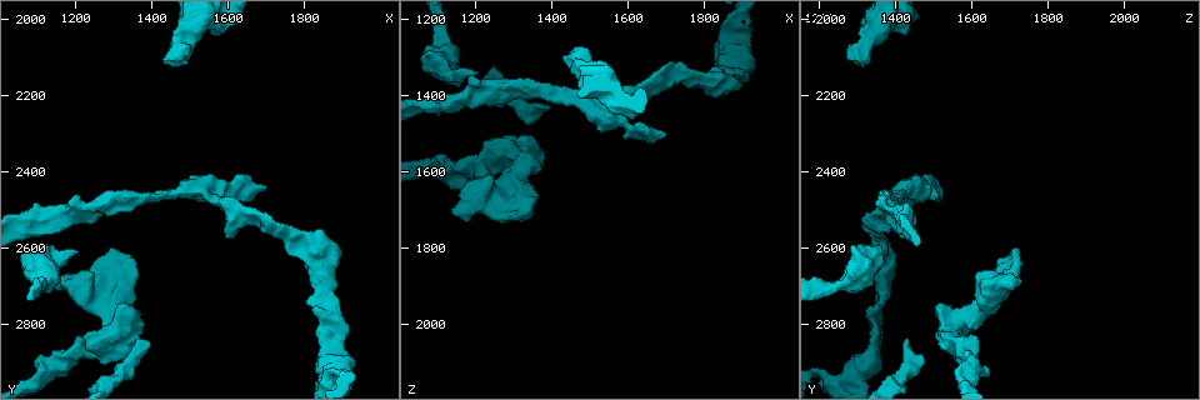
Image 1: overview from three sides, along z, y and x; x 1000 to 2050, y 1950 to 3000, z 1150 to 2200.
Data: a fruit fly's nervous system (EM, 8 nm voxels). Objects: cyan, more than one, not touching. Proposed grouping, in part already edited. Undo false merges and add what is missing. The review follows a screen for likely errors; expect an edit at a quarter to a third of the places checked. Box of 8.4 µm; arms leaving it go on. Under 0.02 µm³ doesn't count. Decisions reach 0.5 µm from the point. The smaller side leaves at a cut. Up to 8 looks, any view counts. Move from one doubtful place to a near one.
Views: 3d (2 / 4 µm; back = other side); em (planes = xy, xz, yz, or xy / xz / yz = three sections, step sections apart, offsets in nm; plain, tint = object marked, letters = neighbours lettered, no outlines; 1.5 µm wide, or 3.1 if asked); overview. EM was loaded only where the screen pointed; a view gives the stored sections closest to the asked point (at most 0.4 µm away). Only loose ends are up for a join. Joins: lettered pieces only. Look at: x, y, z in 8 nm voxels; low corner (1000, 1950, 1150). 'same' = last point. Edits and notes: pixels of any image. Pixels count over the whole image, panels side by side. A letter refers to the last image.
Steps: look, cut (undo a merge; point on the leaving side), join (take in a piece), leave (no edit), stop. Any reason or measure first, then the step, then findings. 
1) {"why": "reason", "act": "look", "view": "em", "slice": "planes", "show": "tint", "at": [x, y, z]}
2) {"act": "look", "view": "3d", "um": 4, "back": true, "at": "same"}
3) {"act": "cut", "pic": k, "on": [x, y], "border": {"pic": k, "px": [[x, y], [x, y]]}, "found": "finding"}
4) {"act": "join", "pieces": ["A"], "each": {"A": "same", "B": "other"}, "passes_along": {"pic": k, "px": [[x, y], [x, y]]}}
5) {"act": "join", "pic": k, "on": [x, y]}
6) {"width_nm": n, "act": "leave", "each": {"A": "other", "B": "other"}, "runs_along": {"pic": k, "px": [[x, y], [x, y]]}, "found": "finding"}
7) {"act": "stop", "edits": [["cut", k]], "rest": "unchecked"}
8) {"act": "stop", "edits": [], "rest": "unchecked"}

{"why": "stops while still wide", "act": "look", "view": "3d", "um": 4, "at": [1430, 2110, 1310]}

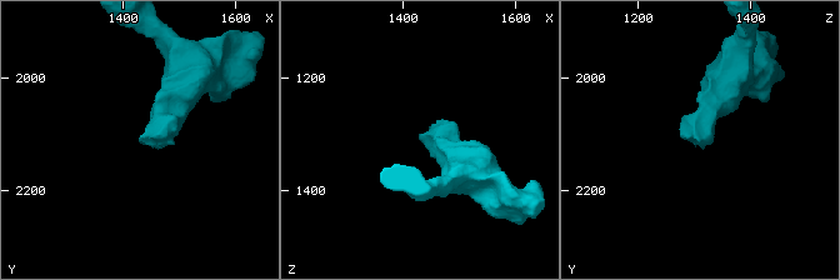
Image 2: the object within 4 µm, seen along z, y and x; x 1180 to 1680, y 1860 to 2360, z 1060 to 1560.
{"why": "shape alone is not enough", "act": "look", "view": "em", "slice": "xz", "step": 4, "show": "letters", "at": [1425, 2105, 1310]}

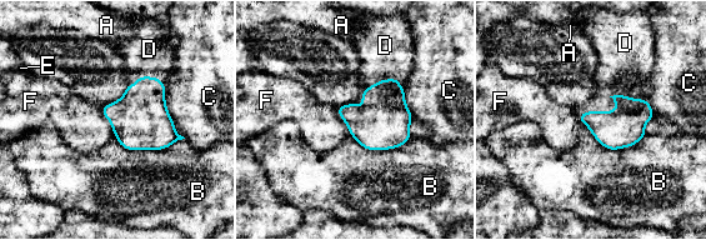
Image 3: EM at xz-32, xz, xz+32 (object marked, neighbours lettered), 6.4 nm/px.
{"longest_contact_nm": ["B", 440], "act": "join", "pieces": ["D"], "each": {"A": "other", "B": "other", "C": "other", "D": "same", "E": "other", "F": "other"}, "found": "the neuron continues"}

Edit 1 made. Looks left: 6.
{"why": "see it whole again", "act": "look", "view": "overview"}

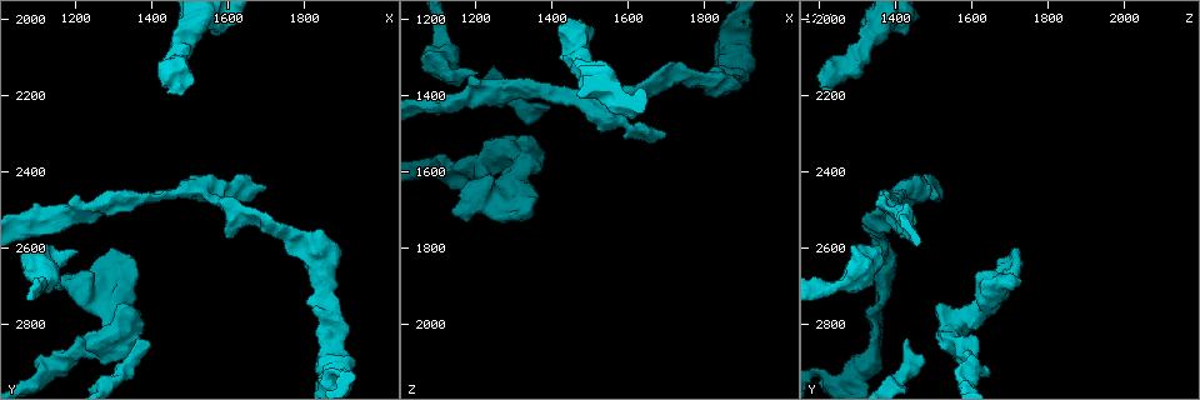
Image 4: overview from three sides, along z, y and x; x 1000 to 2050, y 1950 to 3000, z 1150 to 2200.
{"why": "thin neck", "act": "look", "view": "em", "slice": "planes", "show": "letters", "at": [1550, 2455, 1460]}

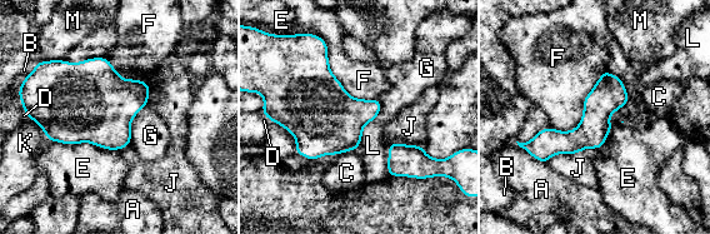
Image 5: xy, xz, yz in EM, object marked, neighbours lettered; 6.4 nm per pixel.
{"act": "leave", "each": {"A": "other", "B": "other", "C": "other", "D": "other", "E": "other", "F": "other", "G": "other", "J": "other", "K": "other", "L": "other", "M": "other"}, "found": "one neuron here"}

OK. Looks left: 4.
{"why": "free end", "act": "look", "view": "em", "slice": "planes", "show": "letters", "at": [1140, 2700, 1710]}

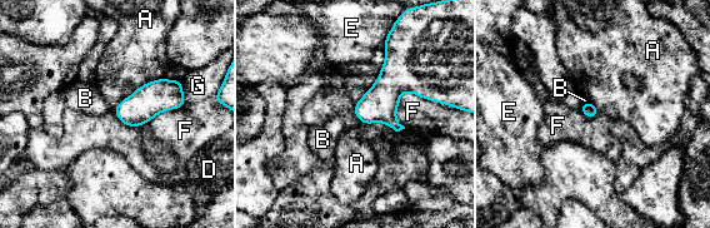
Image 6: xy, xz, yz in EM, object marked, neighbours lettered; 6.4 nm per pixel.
{"act": "leave", "each": {"A": "other", "B": "other", "D": "other", "E": "other", "F": "other", "G": "other"}, "border": {"pic": 6, "px": [[441, 103], [403, 93], [395, 118]]}, "found": "no lettered piece goes on from it"}

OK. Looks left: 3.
{"act": "stop", "edits": [["join", 3]], "rest": "unchecked"}

